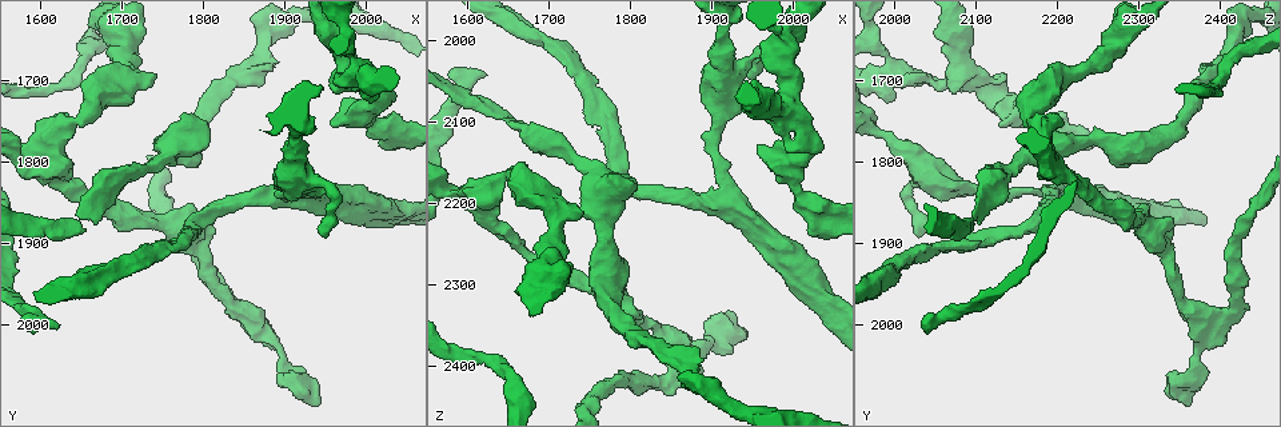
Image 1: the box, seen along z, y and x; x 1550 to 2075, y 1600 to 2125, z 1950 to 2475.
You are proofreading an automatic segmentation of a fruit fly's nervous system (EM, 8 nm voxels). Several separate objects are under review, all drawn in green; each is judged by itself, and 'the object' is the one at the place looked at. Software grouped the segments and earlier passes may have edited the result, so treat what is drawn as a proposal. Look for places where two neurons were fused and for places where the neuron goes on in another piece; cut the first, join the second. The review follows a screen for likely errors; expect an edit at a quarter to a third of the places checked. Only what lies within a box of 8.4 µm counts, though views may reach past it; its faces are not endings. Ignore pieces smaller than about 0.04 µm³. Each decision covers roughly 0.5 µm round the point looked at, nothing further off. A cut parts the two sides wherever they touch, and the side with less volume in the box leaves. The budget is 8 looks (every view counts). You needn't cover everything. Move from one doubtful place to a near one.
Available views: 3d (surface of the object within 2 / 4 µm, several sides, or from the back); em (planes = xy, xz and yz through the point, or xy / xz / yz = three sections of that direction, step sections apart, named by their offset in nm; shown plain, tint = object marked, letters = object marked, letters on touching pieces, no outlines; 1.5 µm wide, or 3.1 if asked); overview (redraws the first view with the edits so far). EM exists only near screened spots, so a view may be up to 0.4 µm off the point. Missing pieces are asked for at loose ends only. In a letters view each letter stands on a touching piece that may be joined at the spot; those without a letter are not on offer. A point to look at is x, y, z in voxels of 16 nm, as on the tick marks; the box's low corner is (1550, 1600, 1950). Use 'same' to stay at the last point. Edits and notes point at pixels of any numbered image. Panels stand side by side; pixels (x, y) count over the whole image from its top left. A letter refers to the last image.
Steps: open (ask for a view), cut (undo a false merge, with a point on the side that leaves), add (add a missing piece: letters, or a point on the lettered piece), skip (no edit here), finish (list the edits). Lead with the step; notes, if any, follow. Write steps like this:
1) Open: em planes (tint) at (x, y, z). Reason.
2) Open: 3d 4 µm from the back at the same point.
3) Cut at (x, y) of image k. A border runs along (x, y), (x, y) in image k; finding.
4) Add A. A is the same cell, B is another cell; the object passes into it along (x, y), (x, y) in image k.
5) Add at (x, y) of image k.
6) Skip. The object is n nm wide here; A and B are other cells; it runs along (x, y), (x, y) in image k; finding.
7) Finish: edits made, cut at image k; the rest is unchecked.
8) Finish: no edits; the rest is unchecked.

Open: em xy step 4 (letters) at (1625, 2000, 2045). Branch stops here.

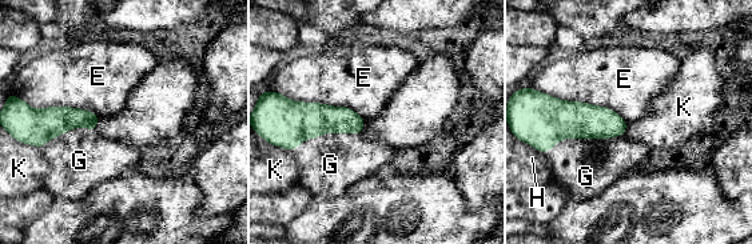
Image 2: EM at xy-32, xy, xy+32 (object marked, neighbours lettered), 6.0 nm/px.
Add G. G is the same cell, E, H and K are other cells; it goes on there.

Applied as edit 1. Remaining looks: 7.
Open: overview.

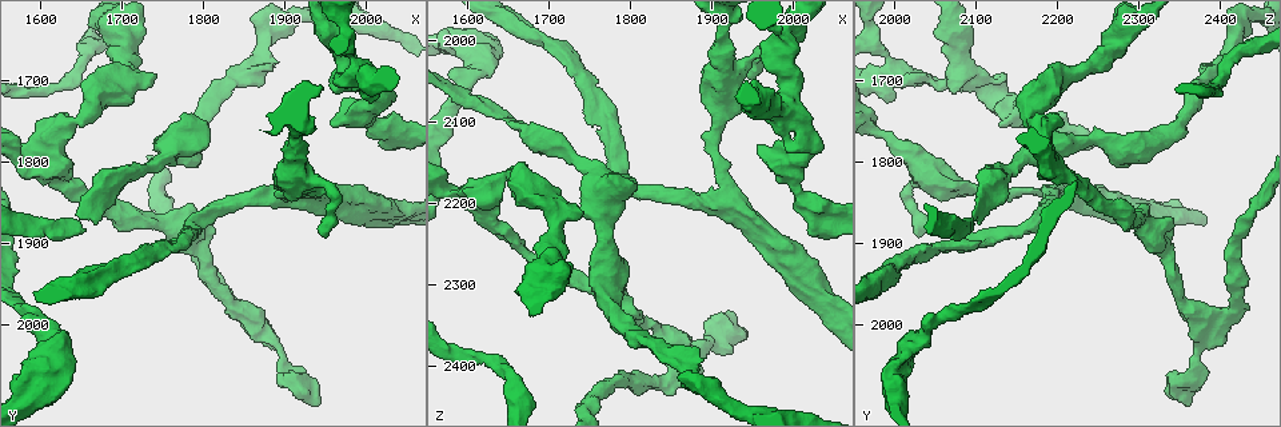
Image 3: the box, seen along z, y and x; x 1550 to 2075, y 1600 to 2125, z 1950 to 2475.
Open: em yz step 8 (letters) at (1940, 1885, 2030). Free end.

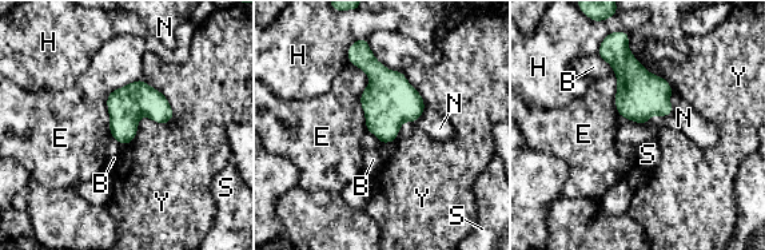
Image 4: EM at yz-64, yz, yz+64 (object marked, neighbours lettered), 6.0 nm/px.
Open: em planes (letters) at the same point. Another direction.

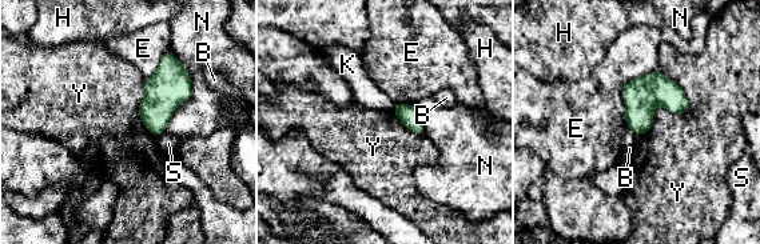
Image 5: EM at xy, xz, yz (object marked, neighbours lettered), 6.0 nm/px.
Skip. B, E, H, K, N, S and Y are other cells; a border runs along (144, 78), (139, 118), (156, 136) in image 5; none of them fits.

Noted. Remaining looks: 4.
Open: em planes (letters) at (1660, 1735, 2165). Sudden change in width.

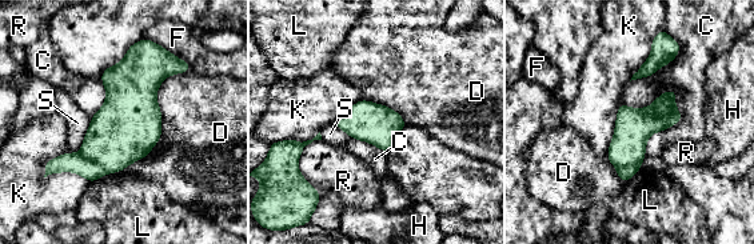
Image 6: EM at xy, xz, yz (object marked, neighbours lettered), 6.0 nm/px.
Cut at (122, 132) of image 6. The longest contact is with D, 440 nm; C, D, F, H, K, L, R and S are other cells; a border runs along (80, 152), (107, 172) in image 6; two neurons meet here.

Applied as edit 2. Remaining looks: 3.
Finish: edits made, add at image 2, cut at image 6; the rest is unchecked.

